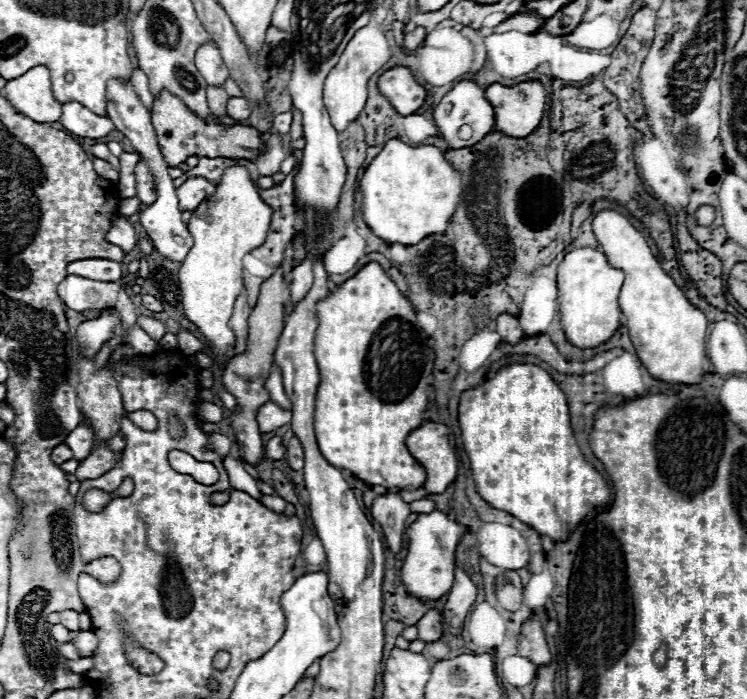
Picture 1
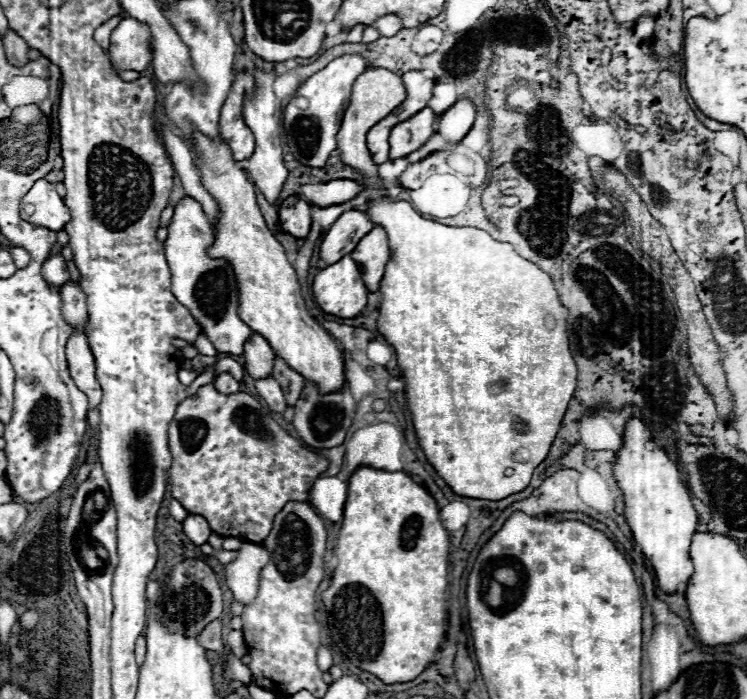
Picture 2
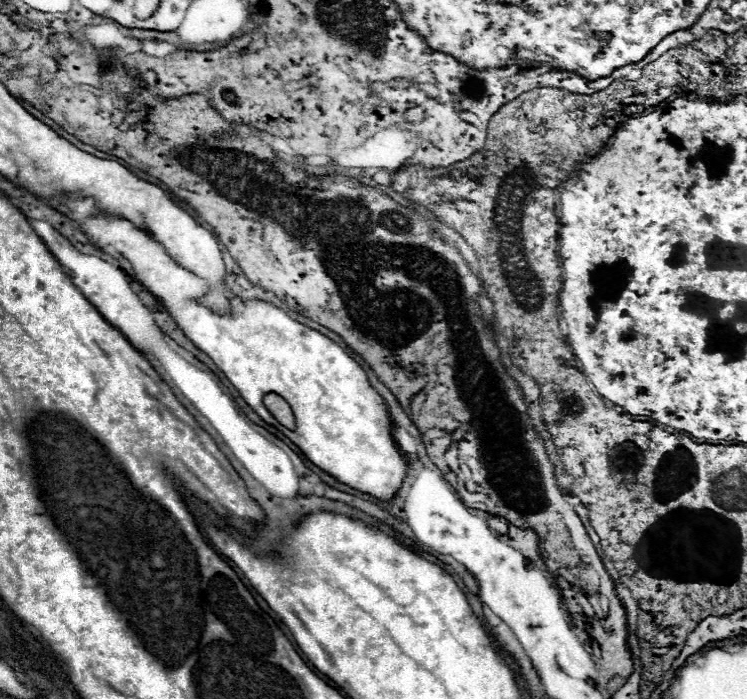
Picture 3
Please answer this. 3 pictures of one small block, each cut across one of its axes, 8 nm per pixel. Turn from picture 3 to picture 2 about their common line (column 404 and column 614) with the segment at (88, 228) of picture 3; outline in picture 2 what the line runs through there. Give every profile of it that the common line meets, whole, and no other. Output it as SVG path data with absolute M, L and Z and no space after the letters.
M632 418L626 424L622 448L618 452L618 458L614 460L614 478L624 492L626 520L634 534L634 542L650 560L656 572L658 588L666 594L674 594L682 592L694 574L690 544L698 528L698 514L692 506L688 488L680 480L678 466L662 448L648 450L648 444L652 440L654 432L638 418Z

